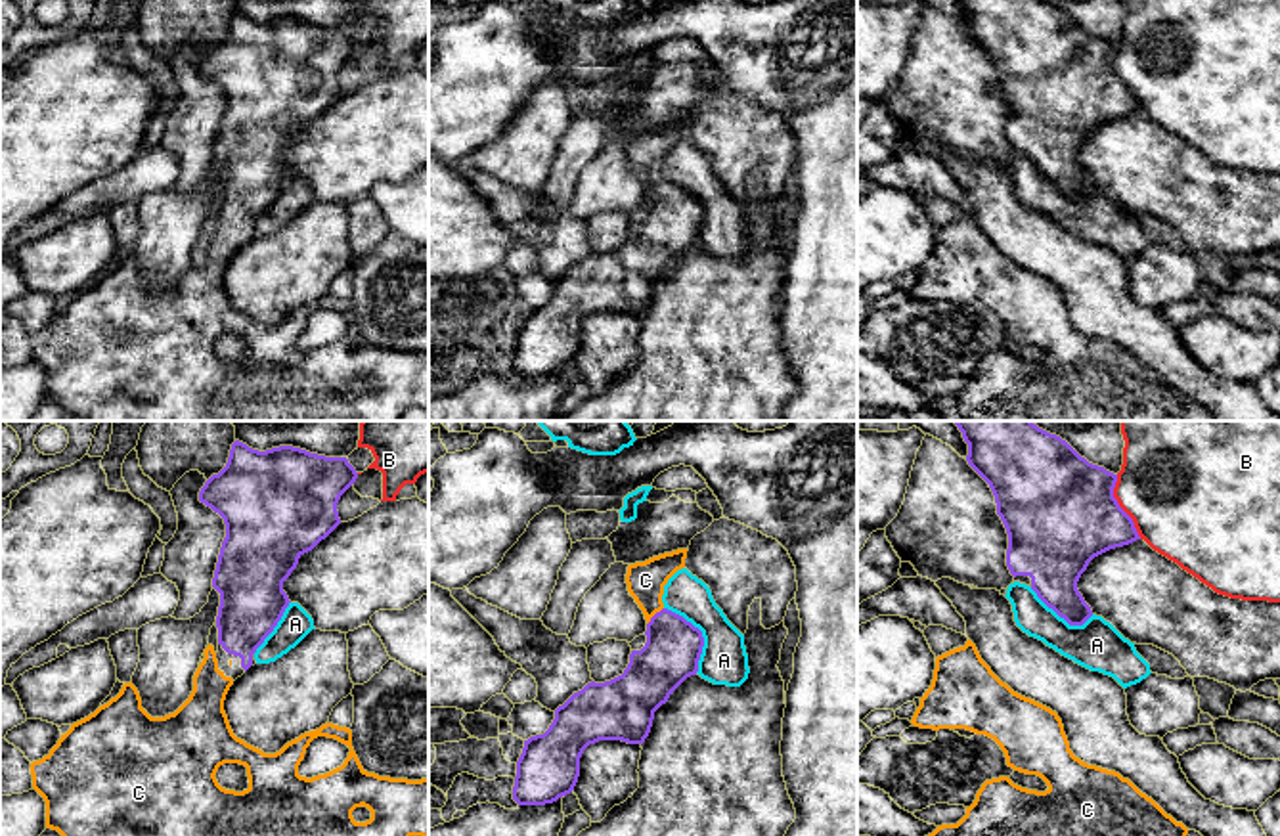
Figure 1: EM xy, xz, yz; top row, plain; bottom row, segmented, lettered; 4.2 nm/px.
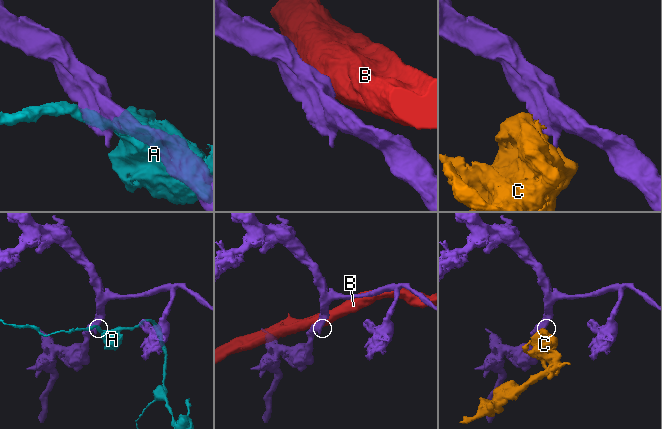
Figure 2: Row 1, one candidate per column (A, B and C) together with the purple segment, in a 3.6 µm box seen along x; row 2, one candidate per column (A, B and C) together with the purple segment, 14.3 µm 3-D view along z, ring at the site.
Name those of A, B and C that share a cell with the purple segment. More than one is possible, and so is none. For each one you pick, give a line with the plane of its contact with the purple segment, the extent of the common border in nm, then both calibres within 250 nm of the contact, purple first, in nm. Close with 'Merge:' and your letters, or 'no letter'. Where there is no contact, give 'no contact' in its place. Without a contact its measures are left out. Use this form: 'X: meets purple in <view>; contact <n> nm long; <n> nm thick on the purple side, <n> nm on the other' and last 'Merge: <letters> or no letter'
C: meets purple in xz; contact 100 nm long; 240 nm thick on the purple side, 160 nm on the other
Merge: C

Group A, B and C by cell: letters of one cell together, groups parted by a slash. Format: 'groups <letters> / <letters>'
groups A / B / C

